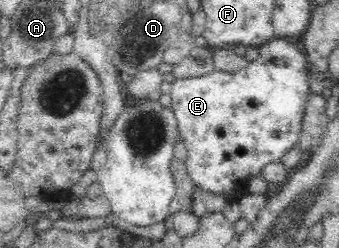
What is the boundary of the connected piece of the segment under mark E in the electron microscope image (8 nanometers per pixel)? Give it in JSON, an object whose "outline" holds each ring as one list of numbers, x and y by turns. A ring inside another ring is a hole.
{"outline":[[274,37,258,47,260,54,258,58,250,62,245,68,242,68,242,70,238,70,234,73,225,72,224,70,215,70,203,76,177,79,171,84,171,92,169,94,172,97,171,110,175,113,174,116,178,124,179,136,184,142,184,145,186,145,187,159,185,165,187,173,190,175,192,182,204,192,212,192,219,196,225,196,236,190,244,189,244,180,256,178,256,176,261,174,262,168,264,168,266,164,280,162,286,152,299,145,299,137,301,136,303,126,302,116,305,114,306,104,311,94,309,72,312,73,313,70,305,54,300,51,300,48,298,48,294,42,290,42,286,37]]}

